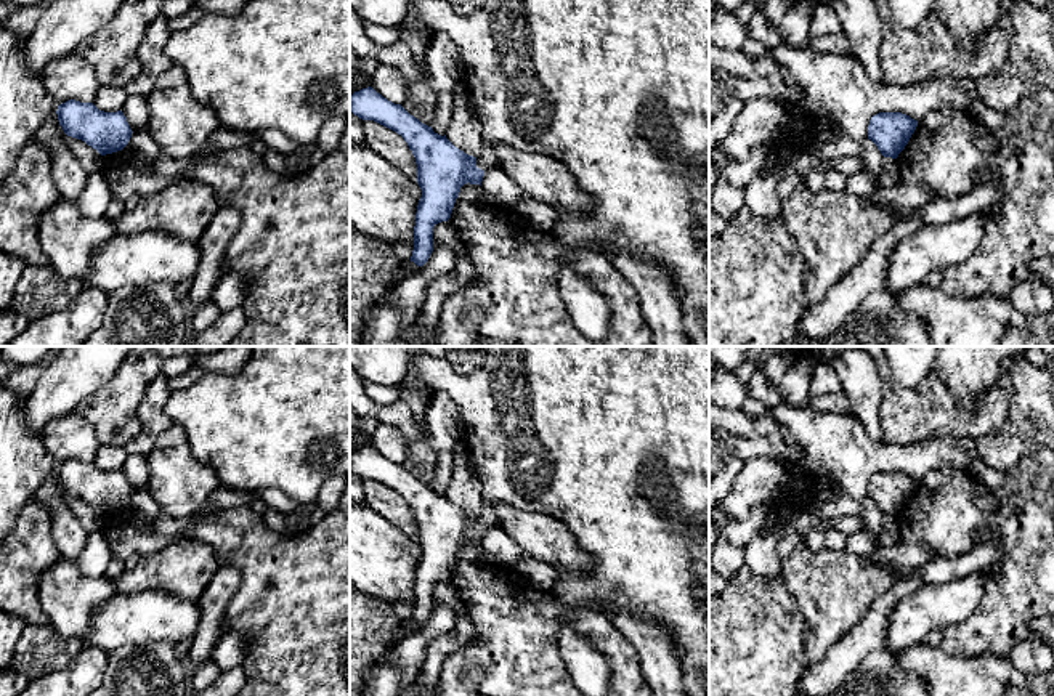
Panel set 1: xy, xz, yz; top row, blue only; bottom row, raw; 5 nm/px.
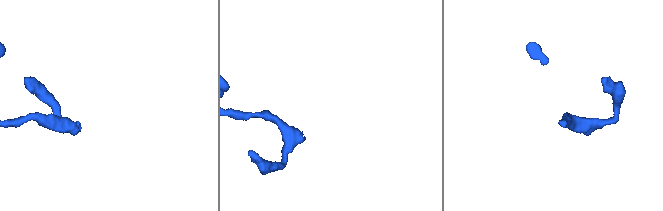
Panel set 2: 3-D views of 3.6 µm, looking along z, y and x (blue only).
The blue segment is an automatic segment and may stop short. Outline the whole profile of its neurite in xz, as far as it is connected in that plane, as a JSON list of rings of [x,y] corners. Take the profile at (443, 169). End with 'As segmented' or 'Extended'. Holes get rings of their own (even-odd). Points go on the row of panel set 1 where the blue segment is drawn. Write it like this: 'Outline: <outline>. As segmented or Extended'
Outline: [[[350,0],[355,13],[364,24],[393,27],[416,6],[420,19],[433,34],[446,34],[460,50],[465,66],[465,90],[468,91],[483,128],[483,149],[478,157],[456,148],[446,135],[411,115],[401,104],[395,104],[372,87],[350,96],[350,111],[363,120],[374,120],[404,138],[417,164],[417,183],[422,197],[417,205],[414,226],[414,250],[411,261],[424,266],[433,252],[433,228],[451,218],[460,188],[467,183],[480,184],[484,172],[496,165],[494,144],[505,143],[515,149],[545,154],[565,165],[578,180],[581,189],[592,197],[592,207],[581,216],[555,208],[557,223],[550,234],[561,252],[626,252],[645,257],[666,273],[674,282],[680,301],[683,329],[690,346],[709,346],[709,0],[484,0],[483,6],[470,14],[457,14],[448,0]]]. Extended

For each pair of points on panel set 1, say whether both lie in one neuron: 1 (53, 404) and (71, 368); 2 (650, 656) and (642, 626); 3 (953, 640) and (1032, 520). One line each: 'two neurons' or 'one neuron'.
1: one neuron
2: one neuron
3: one neuron

